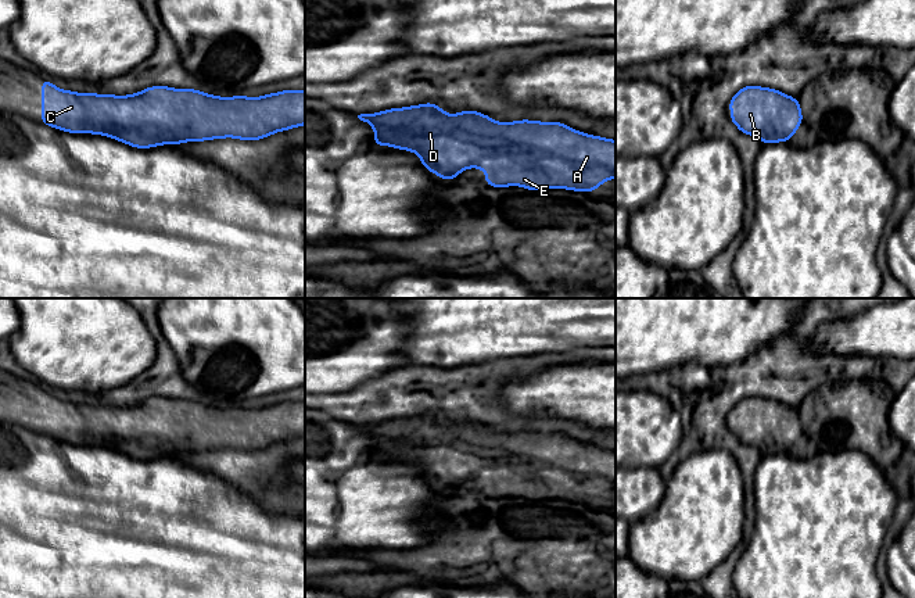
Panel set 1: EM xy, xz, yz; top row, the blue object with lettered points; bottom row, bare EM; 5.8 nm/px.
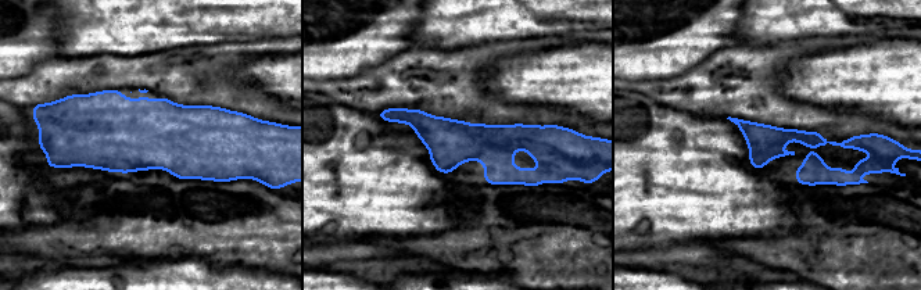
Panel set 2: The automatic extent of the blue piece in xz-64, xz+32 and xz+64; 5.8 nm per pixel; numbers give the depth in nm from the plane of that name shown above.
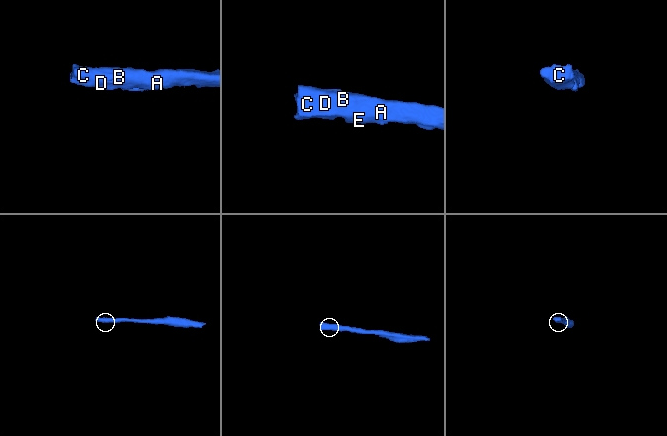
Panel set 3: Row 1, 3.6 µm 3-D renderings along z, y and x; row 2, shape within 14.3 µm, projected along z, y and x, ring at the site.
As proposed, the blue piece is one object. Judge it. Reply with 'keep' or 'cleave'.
keep

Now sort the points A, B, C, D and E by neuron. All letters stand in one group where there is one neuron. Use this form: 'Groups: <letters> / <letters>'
Groups: A B C D E

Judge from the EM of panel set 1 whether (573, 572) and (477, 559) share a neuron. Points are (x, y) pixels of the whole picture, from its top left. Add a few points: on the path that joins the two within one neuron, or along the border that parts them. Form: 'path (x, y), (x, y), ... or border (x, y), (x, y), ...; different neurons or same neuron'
path (549, 559), (501, 559); same neuron

